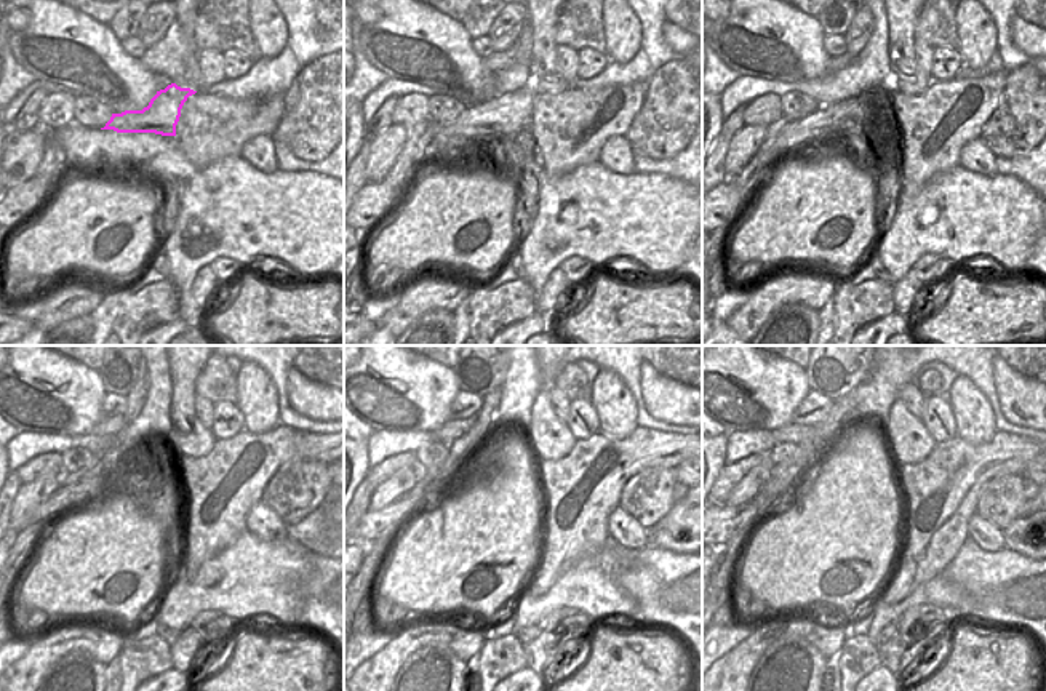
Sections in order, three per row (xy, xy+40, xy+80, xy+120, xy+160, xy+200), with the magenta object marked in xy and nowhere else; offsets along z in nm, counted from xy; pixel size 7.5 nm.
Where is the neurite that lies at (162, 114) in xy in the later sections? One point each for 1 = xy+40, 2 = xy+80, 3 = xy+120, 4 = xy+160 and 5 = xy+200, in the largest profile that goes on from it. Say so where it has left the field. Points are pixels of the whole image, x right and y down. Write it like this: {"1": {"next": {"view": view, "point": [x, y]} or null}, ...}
{"1": {"next": {"view": "xy+40", "point": [506, 117]}}, "2": {"next": {"view": "xy+80", "point": [827, 117]}}, "3": {"next": {"view": "xy+120", "point": [66, 496]}}, "4": {"next": {"view": "xy+160", "point": [392, 515]}}, "5": {"next": {"view": "xy+200", "point": [734, 517]}}}

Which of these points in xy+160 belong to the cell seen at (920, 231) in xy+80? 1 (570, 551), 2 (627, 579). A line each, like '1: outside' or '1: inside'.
1: outside
2: outside

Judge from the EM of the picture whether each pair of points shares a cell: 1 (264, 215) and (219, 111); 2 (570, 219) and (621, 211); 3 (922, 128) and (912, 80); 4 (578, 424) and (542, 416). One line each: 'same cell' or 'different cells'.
1: different cells
2: same cell
3: different cells
4: different cells

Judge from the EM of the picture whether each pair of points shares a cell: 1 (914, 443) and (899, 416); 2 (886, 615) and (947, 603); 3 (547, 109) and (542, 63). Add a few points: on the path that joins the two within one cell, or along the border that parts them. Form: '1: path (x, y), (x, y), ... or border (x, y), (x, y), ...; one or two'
1: path (909, 437), (901, 423); one
2: path (901, 608), (918, 597), (933, 597); one
3: border (568, 87), (557, 93), (536, 93); two

